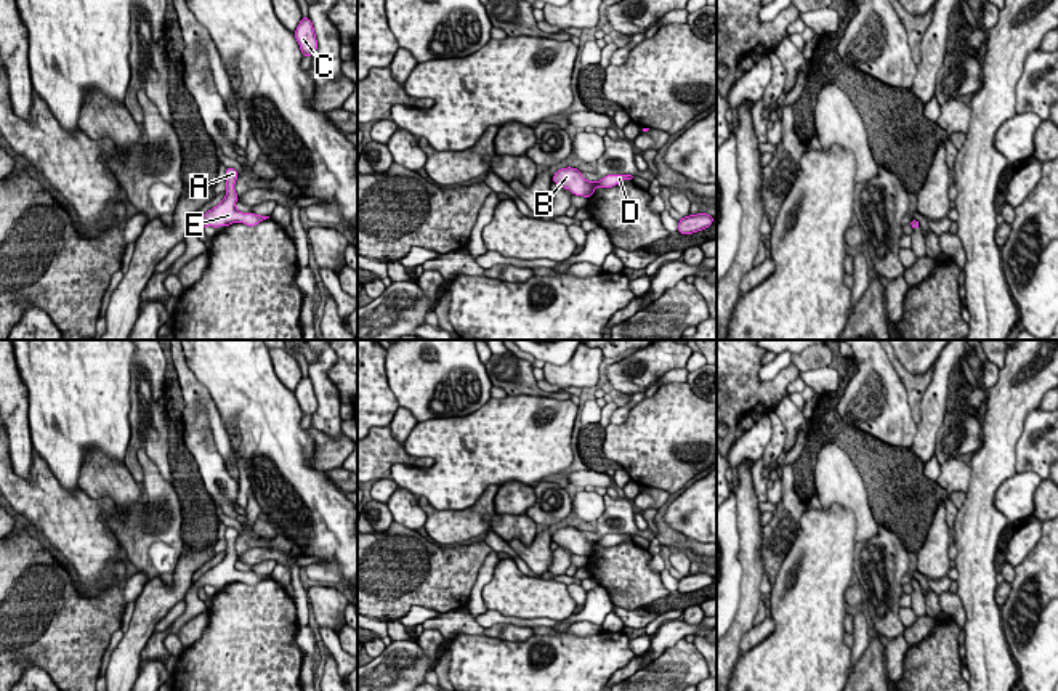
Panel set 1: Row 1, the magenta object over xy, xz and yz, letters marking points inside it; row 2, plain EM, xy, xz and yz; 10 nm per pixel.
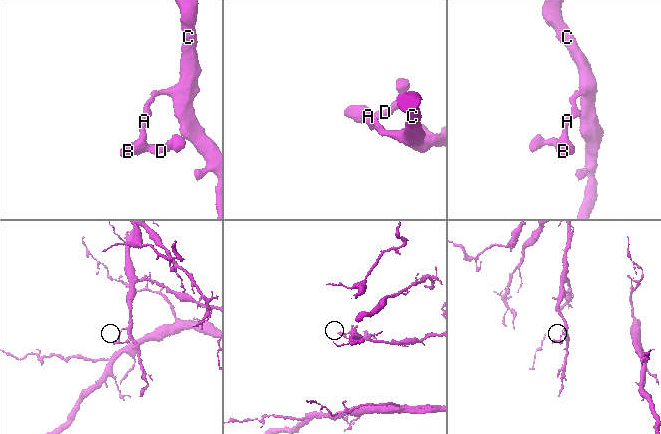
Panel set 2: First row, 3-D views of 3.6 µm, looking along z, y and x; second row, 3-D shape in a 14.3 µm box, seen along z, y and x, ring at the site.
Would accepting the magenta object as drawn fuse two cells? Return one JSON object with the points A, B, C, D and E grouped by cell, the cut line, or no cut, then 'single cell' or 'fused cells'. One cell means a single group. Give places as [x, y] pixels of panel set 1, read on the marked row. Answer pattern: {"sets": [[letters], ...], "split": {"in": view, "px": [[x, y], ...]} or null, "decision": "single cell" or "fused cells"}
{"sets": [["A", "B", "C", "D", "E"]], "split": null, "decision": "single cell"}

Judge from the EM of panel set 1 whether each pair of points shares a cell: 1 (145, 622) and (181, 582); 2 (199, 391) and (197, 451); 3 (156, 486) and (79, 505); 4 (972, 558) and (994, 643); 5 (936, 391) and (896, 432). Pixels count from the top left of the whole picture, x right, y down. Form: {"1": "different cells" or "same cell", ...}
{"1": "same cell", "2": "different cells", "3": "different cells", "4": "same cell", "5": "different cells"}

